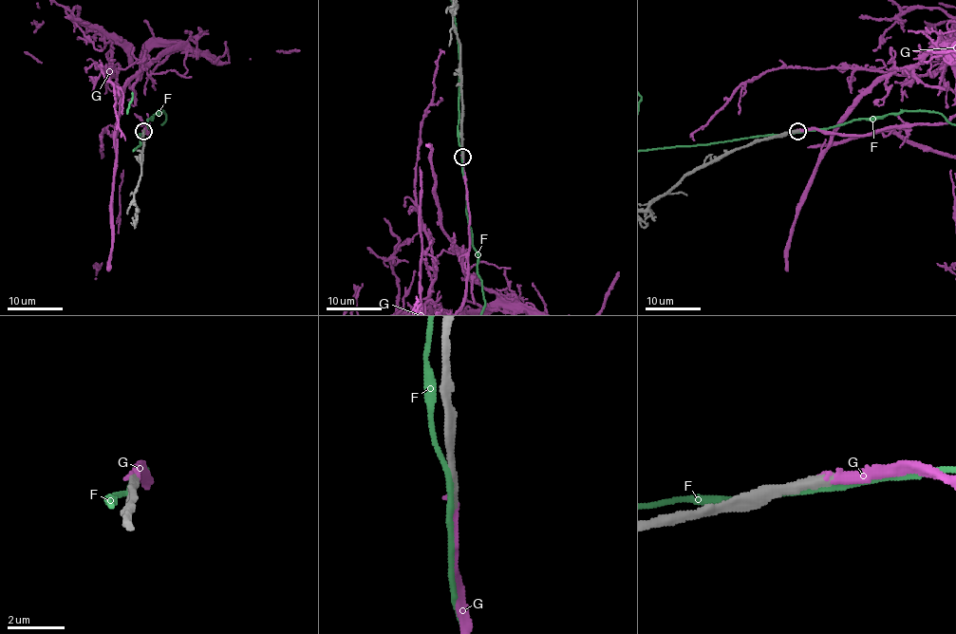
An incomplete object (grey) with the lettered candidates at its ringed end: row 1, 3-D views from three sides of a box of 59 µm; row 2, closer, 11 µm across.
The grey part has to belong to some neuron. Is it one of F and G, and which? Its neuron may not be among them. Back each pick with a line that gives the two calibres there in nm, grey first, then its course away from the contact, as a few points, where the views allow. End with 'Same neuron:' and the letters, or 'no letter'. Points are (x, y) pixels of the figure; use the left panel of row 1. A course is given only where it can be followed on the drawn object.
G: 360/190 nm
Same neuron: G

